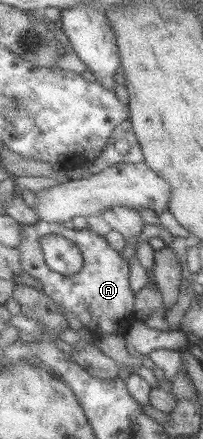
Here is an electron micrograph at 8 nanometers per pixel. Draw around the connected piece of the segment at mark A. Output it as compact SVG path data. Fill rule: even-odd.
M39 220L35 224L23 224L21 228L21 261L26 275L30 275L41 284L44 292L56 301L62 310L69 310L94 336L115 333L127 333L133 323L139 321L135 314L135 290L131 288L130 259L125 260L121 252L115 251L104 236L96 234L88 227L71 229L59 222ZM45 233L63 235L75 242L85 258L85 267L75 275L63 275L53 271L42 249L40 237Z

